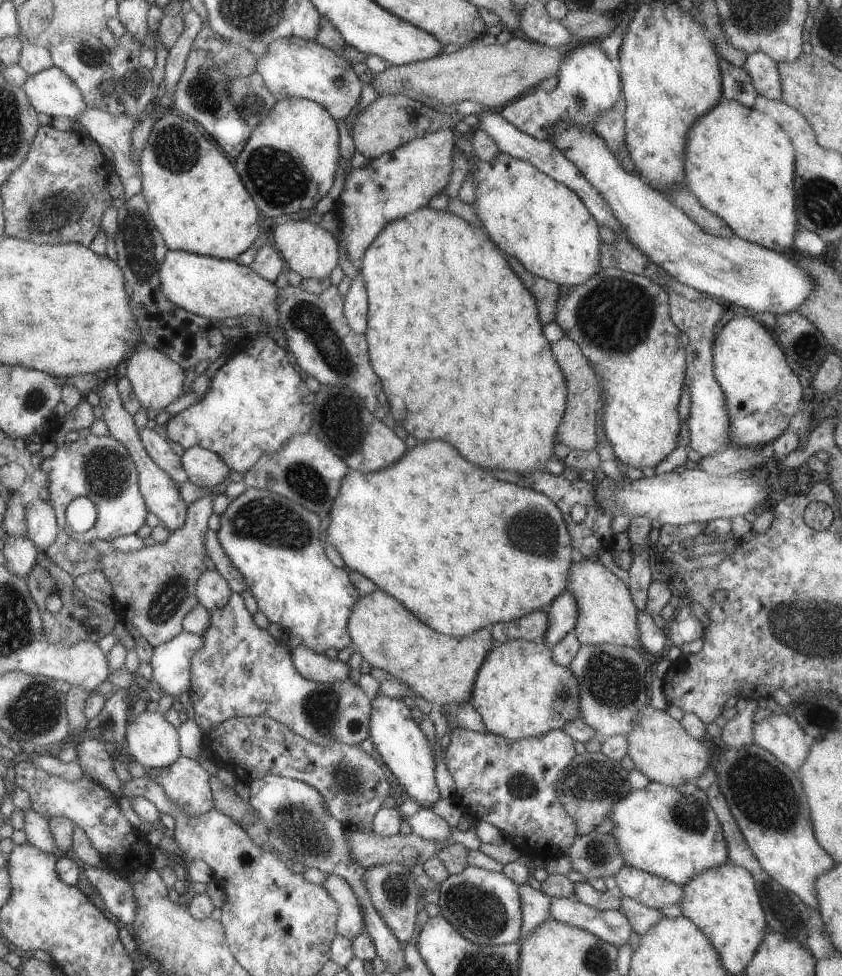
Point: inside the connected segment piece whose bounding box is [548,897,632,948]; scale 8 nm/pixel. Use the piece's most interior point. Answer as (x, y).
(611, 926)

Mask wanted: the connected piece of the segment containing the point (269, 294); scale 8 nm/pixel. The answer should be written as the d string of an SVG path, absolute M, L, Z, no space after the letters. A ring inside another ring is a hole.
M167 249L165 256L163 257L163 260L160 262L158 268L158 277L159 277L159 288L160 291L163 293L163 297L165 297L172 305L182 308L183 310L186 310L188 313L199 315L200 317L209 319L213 323L218 320L223 320L223 318L229 318L229 317L235 318L236 316L243 316L243 315L257 316L261 318L264 322L266 320L268 331L265 334L271 336L271 338L272 338L272 330L275 328L275 326L279 324L278 327L280 328L278 308L276 307L276 296L279 289L275 287L274 282L272 283L269 282L268 280L265 280L264 278L261 278L258 274L255 274L249 267L241 266L240 264L237 264L234 260L216 259L205 255L188 253L182 250Z

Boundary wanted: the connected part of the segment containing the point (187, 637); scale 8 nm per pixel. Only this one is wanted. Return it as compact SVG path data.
M181 631L177 636L167 642L152 648L152 655L148 662L152 668L151 681L154 687L163 695L170 695L172 698L182 692L188 692L190 685L190 656L196 653L196 650L203 645L202 638L197 633L186 633Z

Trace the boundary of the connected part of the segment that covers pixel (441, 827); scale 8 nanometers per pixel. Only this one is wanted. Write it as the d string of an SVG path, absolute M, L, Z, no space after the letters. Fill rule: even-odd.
M419 807L410 816L403 817L403 824L408 828L408 832L416 834L421 838L432 841L445 841L450 844L450 831L447 822L431 810Z

